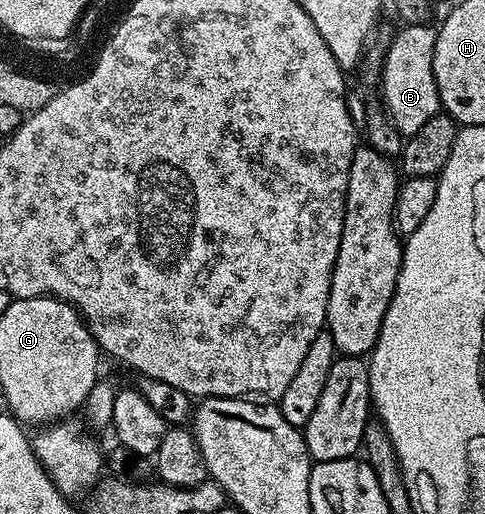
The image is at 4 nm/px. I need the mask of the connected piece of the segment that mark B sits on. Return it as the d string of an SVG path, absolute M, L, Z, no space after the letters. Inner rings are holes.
M402 25L383 54L381 64L380 101L390 123L402 136L418 132L419 128L441 110L439 92L435 84L433 61L437 26Z

